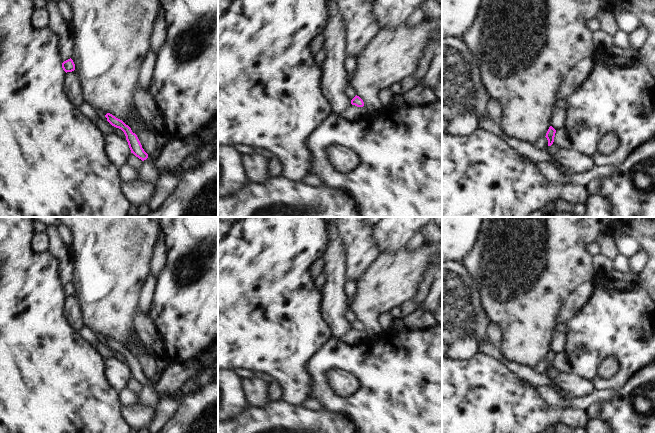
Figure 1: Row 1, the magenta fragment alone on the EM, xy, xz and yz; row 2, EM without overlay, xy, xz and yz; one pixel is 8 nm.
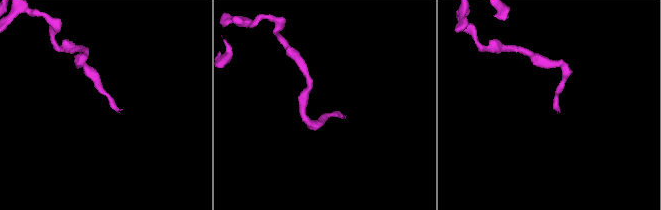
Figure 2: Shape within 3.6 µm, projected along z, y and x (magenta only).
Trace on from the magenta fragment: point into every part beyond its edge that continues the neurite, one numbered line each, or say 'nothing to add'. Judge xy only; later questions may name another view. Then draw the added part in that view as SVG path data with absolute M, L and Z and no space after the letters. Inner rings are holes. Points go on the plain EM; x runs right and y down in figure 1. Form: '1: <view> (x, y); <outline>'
1: xy (133, 385); M131 377L128 381L128 388L139 394L142 388L142 384L136 381L133 377Z

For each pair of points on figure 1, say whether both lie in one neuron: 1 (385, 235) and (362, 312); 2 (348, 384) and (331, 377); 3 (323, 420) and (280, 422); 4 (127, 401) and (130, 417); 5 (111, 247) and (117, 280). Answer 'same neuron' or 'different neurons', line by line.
1: different neurons
2: same neuron
3: same neuron
4: different neurons
5: same neuron

